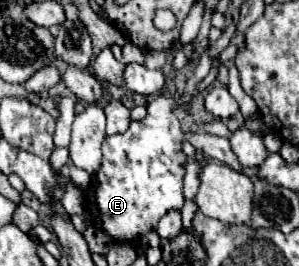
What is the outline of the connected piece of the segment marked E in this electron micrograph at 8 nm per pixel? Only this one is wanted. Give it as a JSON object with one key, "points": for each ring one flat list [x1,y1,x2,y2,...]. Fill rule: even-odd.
{"points":[[172,58,162,68,168,90,148,102,148,116,140,122,132,120,122,134,106,136,102,142,102,164,94,174,94,196,90,206,96,210,100,230,116,242,136,242,138,236,156,230,158,220,170,210,182,210,182,178,186,156,182,152,180,122,172,114,174,72]]}

